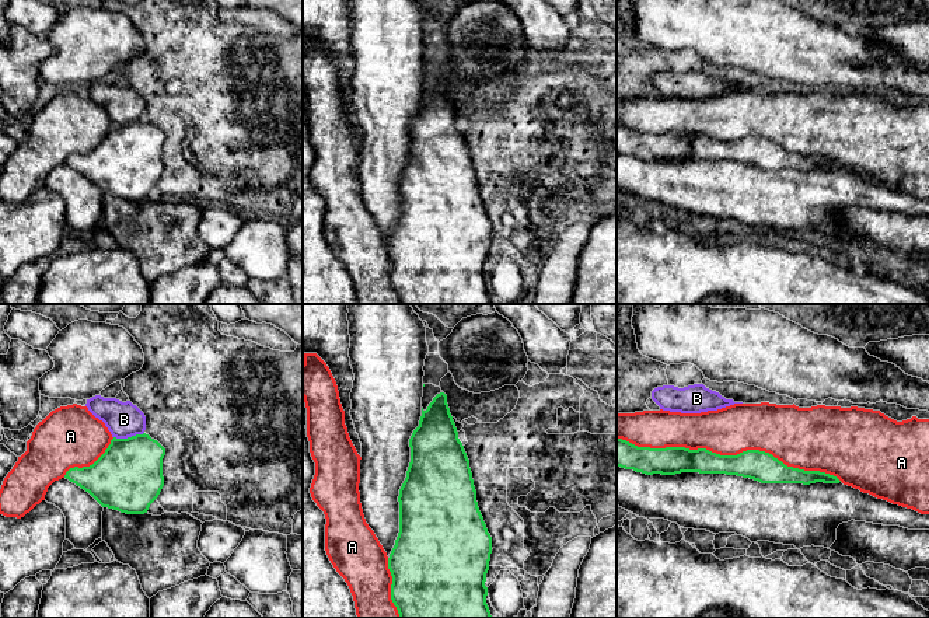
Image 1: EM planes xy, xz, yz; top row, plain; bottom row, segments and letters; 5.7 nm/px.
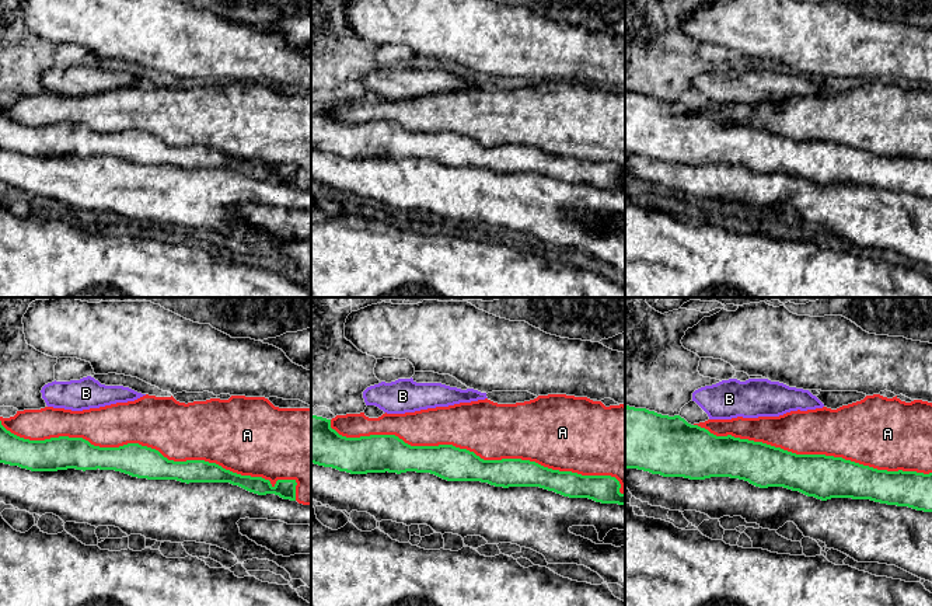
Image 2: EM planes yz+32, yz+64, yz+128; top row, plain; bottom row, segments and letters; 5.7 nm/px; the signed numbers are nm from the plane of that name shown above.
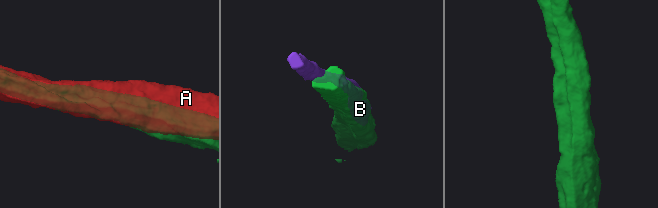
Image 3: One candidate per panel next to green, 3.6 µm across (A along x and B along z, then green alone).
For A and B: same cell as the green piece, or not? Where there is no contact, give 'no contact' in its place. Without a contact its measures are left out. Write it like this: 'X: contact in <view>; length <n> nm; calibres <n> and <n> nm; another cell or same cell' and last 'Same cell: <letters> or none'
A: contact in yz; length 1300 nm; calibres 170 and 280 nm; another cell
B: contact in xy; length 180 nm; calibres 400 and 200 nm; another cell
Same cell: none

